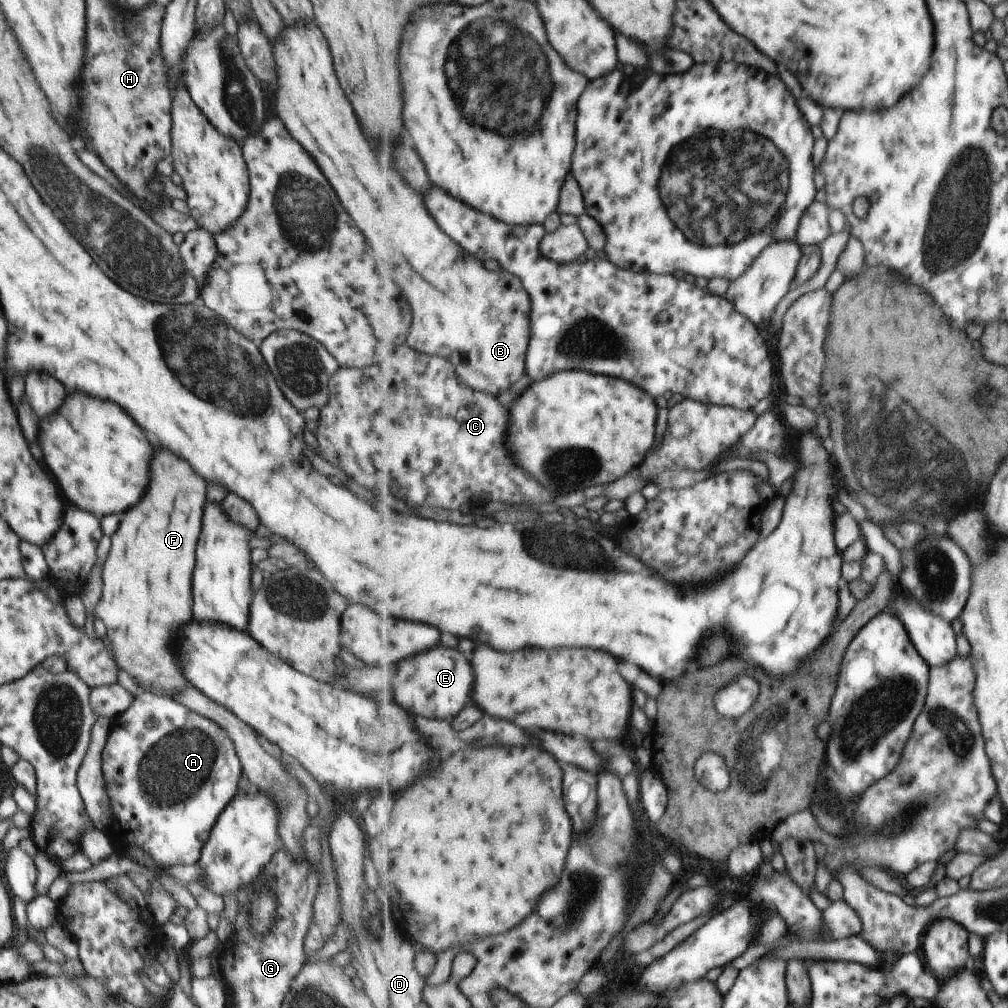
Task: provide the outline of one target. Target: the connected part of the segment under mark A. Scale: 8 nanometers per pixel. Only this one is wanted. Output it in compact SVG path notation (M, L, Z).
M139 690L130 707L112 721L100 757L101 779L109 796L111 822L107 836L124 854L127 846L143 848L155 864L194 864L204 848L219 812L237 793L242 769L233 742L215 722L171 698Z

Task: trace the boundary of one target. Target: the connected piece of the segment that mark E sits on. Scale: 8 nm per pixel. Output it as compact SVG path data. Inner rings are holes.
M439 646L433 652L420 652L395 663L395 702L415 716L427 716L437 720L453 720L465 704L471 700L475 674L465 654L457 648Z

